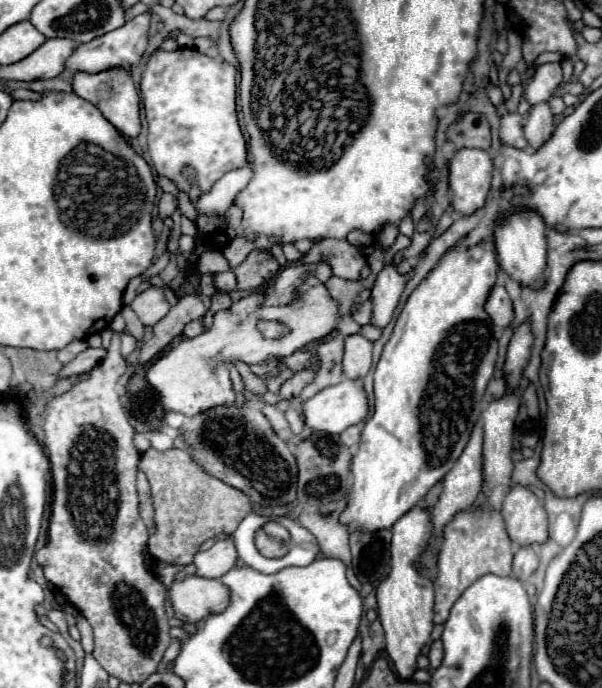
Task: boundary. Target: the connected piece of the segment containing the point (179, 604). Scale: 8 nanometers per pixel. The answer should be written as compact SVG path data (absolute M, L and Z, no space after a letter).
M193 574L171 584L169 602L173 606L175 618L195 624L203 620L207 612L219 612L219 608L227 604L227 588L223 588L221 580Z

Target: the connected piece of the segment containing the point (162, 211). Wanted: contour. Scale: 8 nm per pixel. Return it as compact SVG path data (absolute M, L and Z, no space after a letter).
M163 194L161 200L159 200L159 206L157 206L159 218L163 218L163 220L169 218L175 212L175 208L177 208L177 200L171 194Z

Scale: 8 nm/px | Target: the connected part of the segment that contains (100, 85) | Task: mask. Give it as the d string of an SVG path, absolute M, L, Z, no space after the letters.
M115 66L97 74L87 74L87 72L75 72L75 76L71 78L73 84L73 92L95 104L101 114L125 136L125 138L135 138L141 132L141 120L139 120L139 94L137 88L133 84L131 74L123 68L123 66Z

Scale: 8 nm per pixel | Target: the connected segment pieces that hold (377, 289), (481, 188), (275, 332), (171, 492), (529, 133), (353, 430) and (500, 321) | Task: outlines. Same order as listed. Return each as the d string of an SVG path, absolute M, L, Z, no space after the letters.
M393 264L383 266L383 270L377 274L375 286L371 290L371 298L373 298L373 324L379 328L385 328L391 320L391 314L399 302L399 296L405 288L405 282L409 280L414 271L409 274L401 274L397 272L397 268Z
M463 148L449 162L449 186L453 190L451 208L461 216L471 216L483 208L491 188L493 162L485 150Z
M263 322L263 324L259 324L259 330L261 330L265 336L271 336L271 338L283 336L283 332L285 332L285 328L283 328L281 324L275 324L275 322Z
M149 448L139 458L139 470L145 472L153 498L155 532L149 538L149 554L161 562L191 564L199 546L217 534L233 534L243 516L251 512L251 498L213 476L207 476L185 450L171 448L157 452Z
M537 104L529 110L529 120L525 124L525 138L533 150L539 150L553 134L553 114L549 110L549 104Z
M349 426L339 438L341 438L341 442L345 444L345 446L349 446L349 448L355 448L355 444L359 442L359 434L361 434L361 430L359 430L359 426Z
M495 284L489 292L489 298L485 302L485 312L491 316L493 324L499 328L505 328L513 320L513 306L507 290L499 284Z

